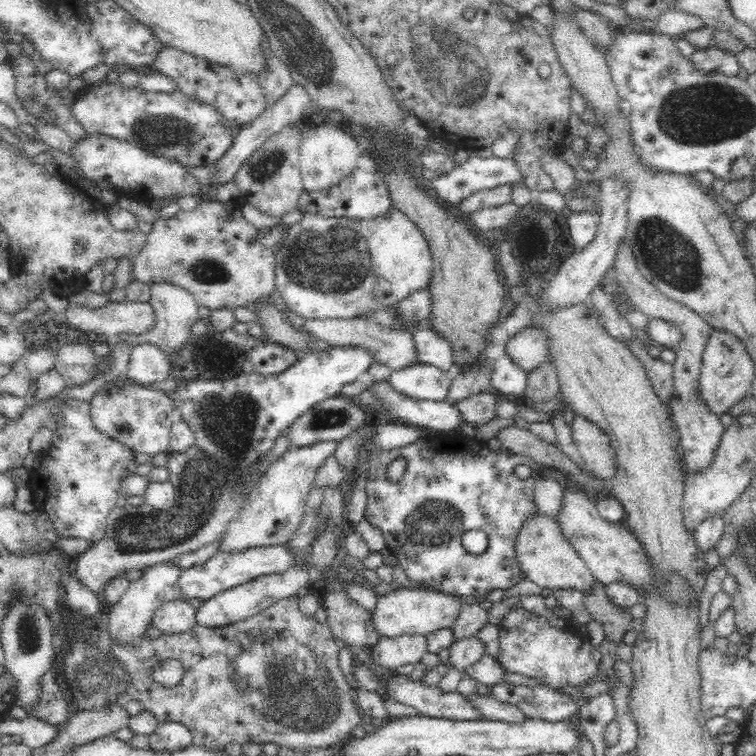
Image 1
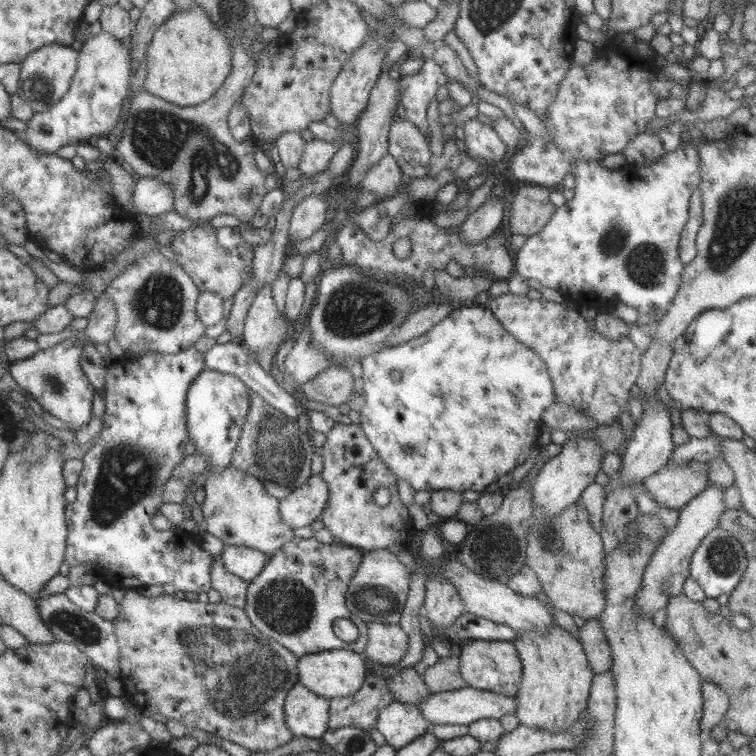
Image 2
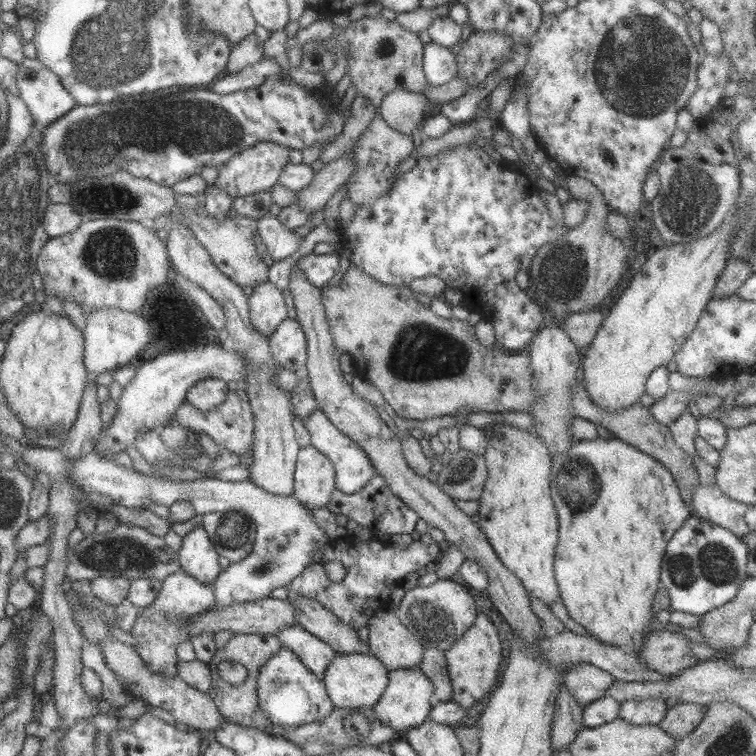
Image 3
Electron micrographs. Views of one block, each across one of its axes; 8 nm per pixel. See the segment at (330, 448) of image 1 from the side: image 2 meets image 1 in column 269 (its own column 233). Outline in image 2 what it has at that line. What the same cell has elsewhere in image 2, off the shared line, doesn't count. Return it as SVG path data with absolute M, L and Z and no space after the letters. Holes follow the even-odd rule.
M232 464L222 473L207 472L203 510L206 531L220 538L225 546L247 546L272 558L278 548L294 537L292 527L282 520L279 511L280 500L266 491L258 478L248 478Z

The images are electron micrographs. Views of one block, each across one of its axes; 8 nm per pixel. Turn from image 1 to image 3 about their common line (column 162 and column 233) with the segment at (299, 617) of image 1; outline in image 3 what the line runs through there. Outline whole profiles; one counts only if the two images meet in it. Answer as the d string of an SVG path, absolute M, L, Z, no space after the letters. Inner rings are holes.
M234 633L230 641L221 649L218 649L213 659L207 663L211 672L211 685L208 689L208 696L214 701L218 707L221 715L230 722L235 722L245 727L257 728L264 731L273 728L270 719L262 712L259 705L259 698L257 695L257 680L260 674L261 666L270 660L281 649L281 642L274 634L238 634ZM225 659L233 659L242 661L243 665L249 671L246 680L234 686L225 680L222 680L218 674L218 665Z

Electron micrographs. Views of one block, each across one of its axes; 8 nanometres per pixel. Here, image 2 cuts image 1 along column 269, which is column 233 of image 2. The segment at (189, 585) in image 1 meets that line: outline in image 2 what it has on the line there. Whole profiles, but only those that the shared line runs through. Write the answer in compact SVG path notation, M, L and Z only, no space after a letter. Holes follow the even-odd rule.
M224 546L221 556L228 572L248 582L252 582L262 572L269 560L263 552L247 546Z

